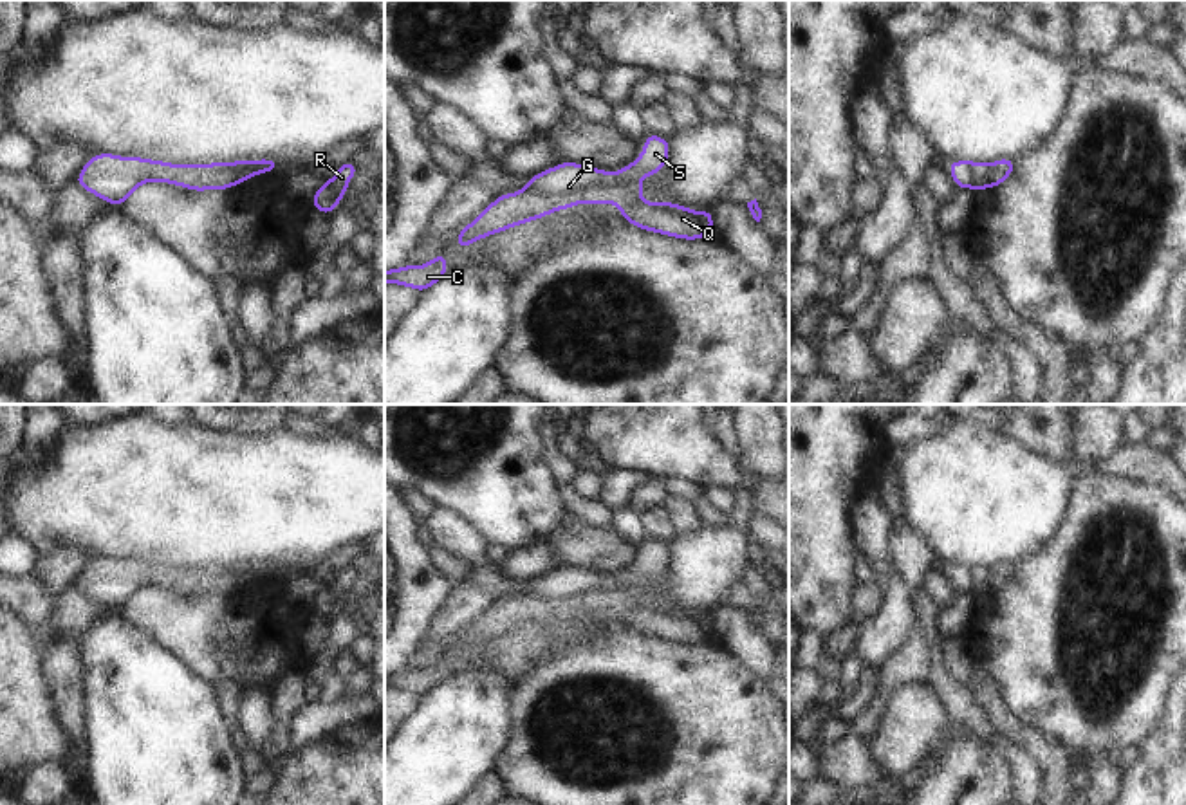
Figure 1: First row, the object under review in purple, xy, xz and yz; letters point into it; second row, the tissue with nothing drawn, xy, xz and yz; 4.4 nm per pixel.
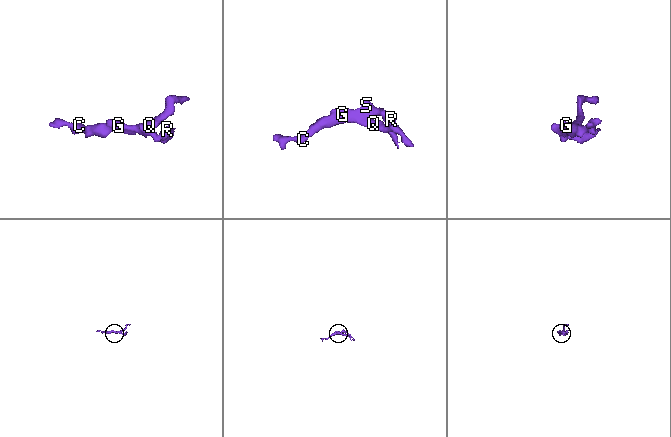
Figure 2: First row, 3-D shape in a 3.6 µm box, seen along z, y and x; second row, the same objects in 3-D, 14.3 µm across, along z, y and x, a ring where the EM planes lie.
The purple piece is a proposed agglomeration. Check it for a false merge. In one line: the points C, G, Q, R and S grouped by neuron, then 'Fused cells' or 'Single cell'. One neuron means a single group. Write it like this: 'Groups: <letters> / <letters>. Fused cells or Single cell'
Groups: C G Q R S. Single cell

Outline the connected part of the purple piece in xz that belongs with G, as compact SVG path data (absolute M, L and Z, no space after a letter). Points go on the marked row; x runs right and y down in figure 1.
M648 132L643 143L639 157L616 171L567 161L529 177L522 190L496 197L462 227L457 235L457 249L464 251L489 235L570 209L576 204L603 206L607 202L614 202L623 218L639 229L682 240L708 238L715 227L711 211L693 211L668 199L652 204L648 195L644 204L639 202L644 193L639 184L648 173L657 177L670 157L668 139Z

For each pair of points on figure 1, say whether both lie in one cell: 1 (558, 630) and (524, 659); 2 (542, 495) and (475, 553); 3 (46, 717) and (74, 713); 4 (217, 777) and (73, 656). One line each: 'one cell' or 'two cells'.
1: one cell
2: two cells
3: two cells
4: two cells

